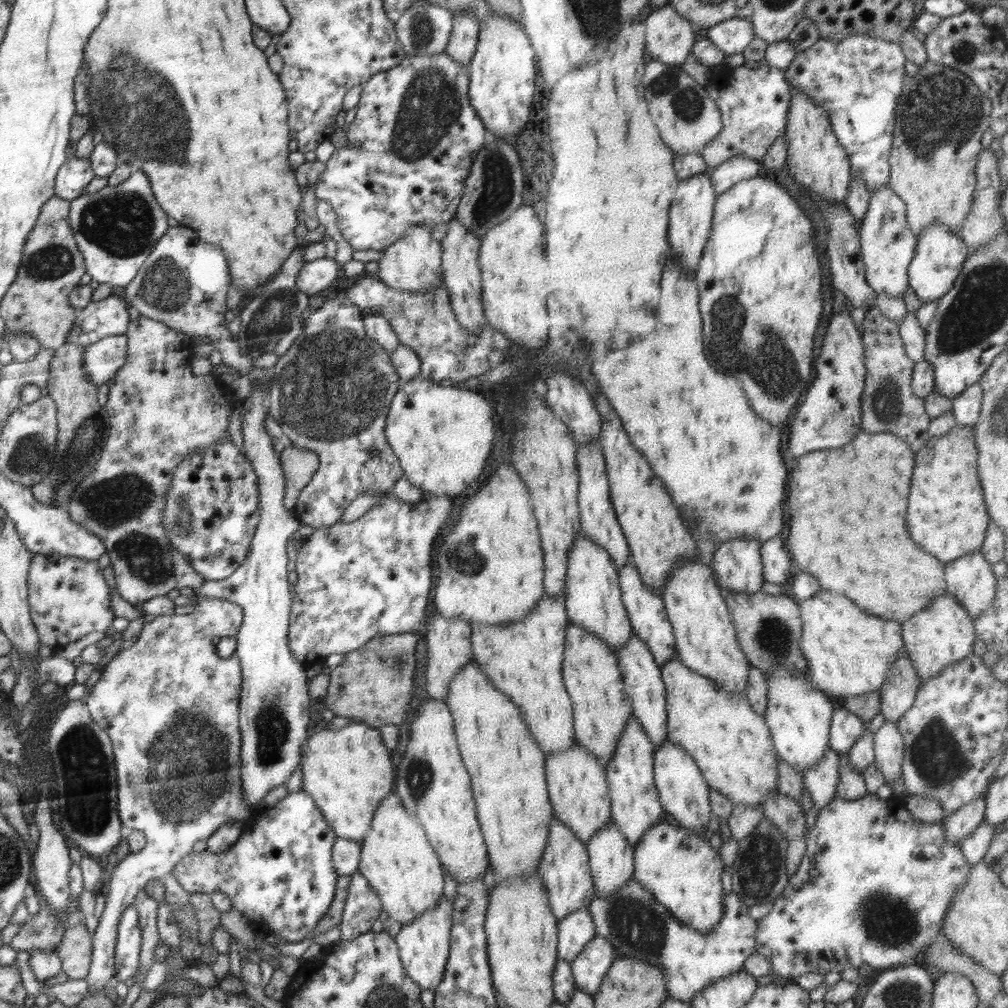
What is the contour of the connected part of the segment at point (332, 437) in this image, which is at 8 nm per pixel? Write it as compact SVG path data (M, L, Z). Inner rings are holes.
M344 289L338 294L332 294L327 297L327 299L317 308L313 309L312 313L303 319L302 333L290 346L290 349L284 354L278 357L276 364L270 368L272 377L270 377L270 392L268 397L269 414L276 424L282 427L282 432L284 433L284 439L287 445L294 448L304 448L314 451L319 457L319 468L318 471L313 475L313 478L308 482L308 484L300 491L297 498L297 503L292 509L293 513L297 516L297 519L302 522L302 524L308 524L314 529L324 529L328 526L332 526L334 523L338 522L344 514L347 506L360 494L370 494L372 496L376 495L378 491L388 491L395 484L396 481L403 475L402 468L400 467L398 458L391 446L388 444L385 438L385 423L387 420L387 415L389 412L389 407L391 406L391 400L398 393L398 380L399 376L391 363L391 358L389 353L384 350L383 346L376 343L366 334L364 323L362 322L363 310L352 304L348 298ZM370 453L379 453L378 456L372 457Z

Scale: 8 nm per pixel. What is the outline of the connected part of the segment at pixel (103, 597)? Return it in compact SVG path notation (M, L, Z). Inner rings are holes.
M58 553L35 554L32 557L27 590L30 592L31 618L34 620L36 630L39 631L40 641L52 647L57 653L61 654L69 642L76 642L94 630L108 633L106 628L110 628L110 622L114 620L114 614L110 610L110 588L96 559L62 556Z

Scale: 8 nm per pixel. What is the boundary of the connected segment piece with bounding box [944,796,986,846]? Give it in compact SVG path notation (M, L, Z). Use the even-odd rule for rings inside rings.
M982 796L954 811L944 822L944 837L960 846L964 838L984 821L985 806L985 797Z

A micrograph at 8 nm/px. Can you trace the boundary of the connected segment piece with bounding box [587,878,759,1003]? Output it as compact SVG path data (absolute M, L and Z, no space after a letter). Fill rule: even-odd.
M631 878L610 897L591 897L587 910L595 926L595 935L605 938L617 958L642 960L658 966L666 978L668 997L691 1003L696 993L710 983L740 971L744 961L756 953L759 922L749 916L749 908L734 893L723 894L721 904L722 919L714 925L714 929L701 934L681 924L668 908Z

